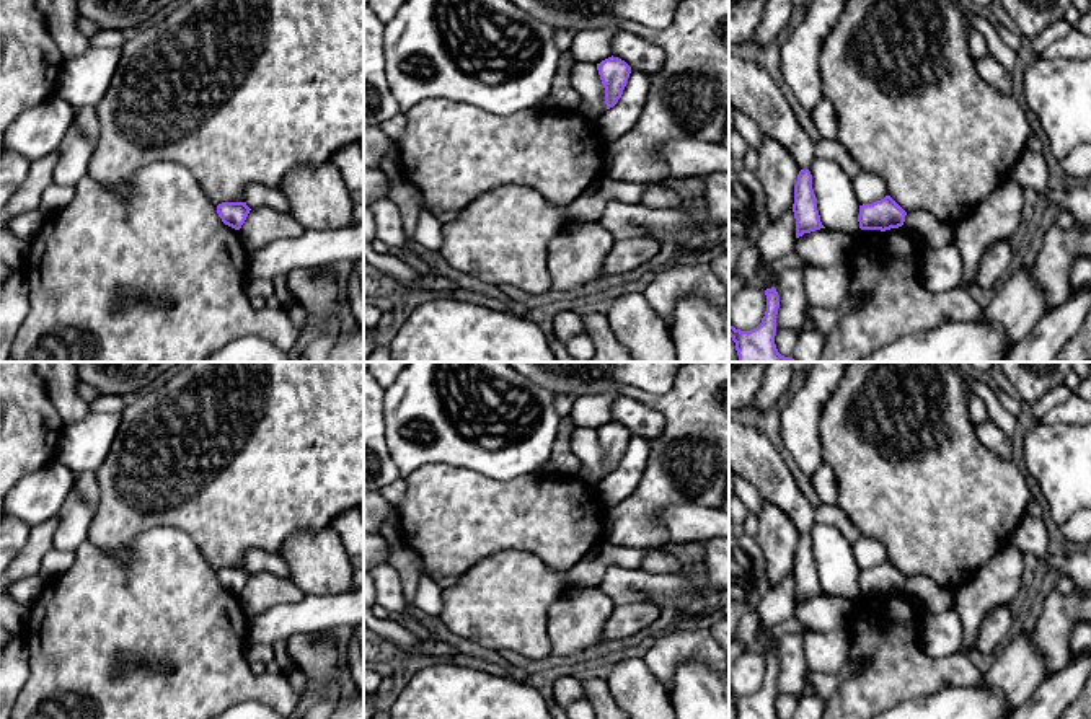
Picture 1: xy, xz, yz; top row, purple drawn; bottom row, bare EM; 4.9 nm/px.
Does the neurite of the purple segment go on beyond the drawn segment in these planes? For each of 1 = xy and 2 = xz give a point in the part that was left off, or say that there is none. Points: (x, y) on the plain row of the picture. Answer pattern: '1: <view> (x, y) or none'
1: none
2: none

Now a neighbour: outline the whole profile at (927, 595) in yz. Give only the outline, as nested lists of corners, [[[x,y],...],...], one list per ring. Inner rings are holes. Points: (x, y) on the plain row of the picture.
[[[915,576],[907,577],[903,592],[912,598],[917,610],[943,613],[954,610],[954,595],[934,580]]]

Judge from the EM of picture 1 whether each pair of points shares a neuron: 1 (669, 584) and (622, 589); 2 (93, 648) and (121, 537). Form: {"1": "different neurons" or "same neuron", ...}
{"1": "same neuron", "2": "different neurons"}

